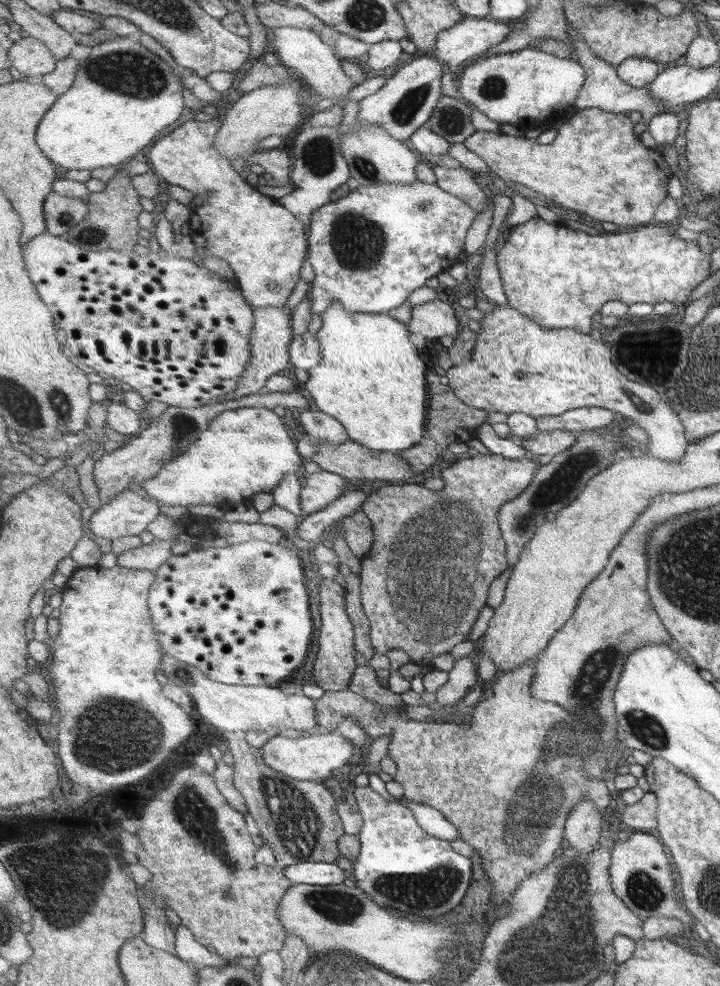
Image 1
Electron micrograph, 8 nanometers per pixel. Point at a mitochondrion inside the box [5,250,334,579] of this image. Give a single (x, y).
(59, 401)

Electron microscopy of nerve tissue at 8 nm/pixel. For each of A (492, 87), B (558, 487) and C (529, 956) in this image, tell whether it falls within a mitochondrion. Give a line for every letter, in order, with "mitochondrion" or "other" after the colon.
A: mitochondrion
B: mitochondrion
C: mitochondrion

